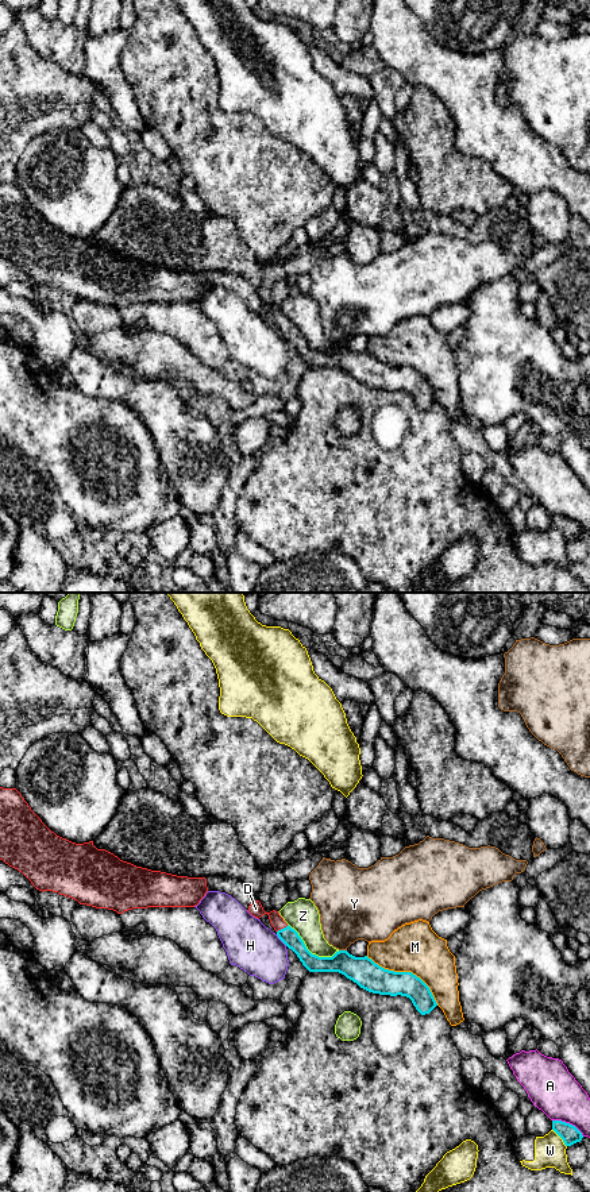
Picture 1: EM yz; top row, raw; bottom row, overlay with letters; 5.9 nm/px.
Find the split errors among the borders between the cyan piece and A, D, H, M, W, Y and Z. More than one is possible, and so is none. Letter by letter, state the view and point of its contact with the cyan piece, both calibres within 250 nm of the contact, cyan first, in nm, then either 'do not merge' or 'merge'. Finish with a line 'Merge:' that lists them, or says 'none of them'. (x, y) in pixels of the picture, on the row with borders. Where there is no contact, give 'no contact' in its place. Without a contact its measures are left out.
A: contact yz (569, 1123); calibres 110 and 280 nm; do not merge
D: contact yz (284, 928); calibres 100 and 90 nm; merge
H: contact yz (281, 940); calibres 100 and 300 nm; do not merge
M: contact yz (407, 972); calibres 170 and 300 nm; do not merge
W: contact yz (560, 1137); calibres 110 and 190 nm; do not merge
Y: contact yz (343, 951); calibres 170 and 360 nm; do not merge
Z: contact yz (309, 952); calibres 140 and 190 nm; do not merge
Merge: D

